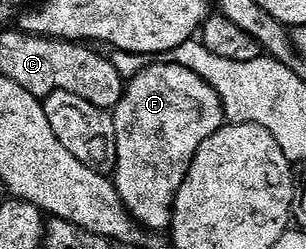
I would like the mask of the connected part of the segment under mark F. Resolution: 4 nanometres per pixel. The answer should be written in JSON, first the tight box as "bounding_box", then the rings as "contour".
{"bounding_box":[111,63,227,230],"contour":[[[149,63],[144,70],[137,74],[128,82],[129,86],[124,87],[120,94],[120,101],[115,109],[112,110],[113,117],[113,137],[112,148],[115,150],[115,162],[117,166],[111,172],[111,180],[117,187],[117,194],[121,197],[121,203],[125,206],[128,213],[133,216],[134,221],[146,230],[153,229],[168,230],[170,221],[173,220],[173,204],[175,203],[175,195],[179,191],[179,187],[183,183],[183,179],[187,175],[187,171],[191,167],[191,163],[195,159],[195,151],[199,151],[199,147],[203,147],[203,143],[207,143],[207,139],[211,139],[211,135],[215,135],[215,131],[219,131],[221,126],[226,124],[227,118],[225,109],[221,103],[220,95],[208,85],[204,79],[200,78],[195,72],[188,70],[187,67],[177,65],[167,65],[164,63]]]}

